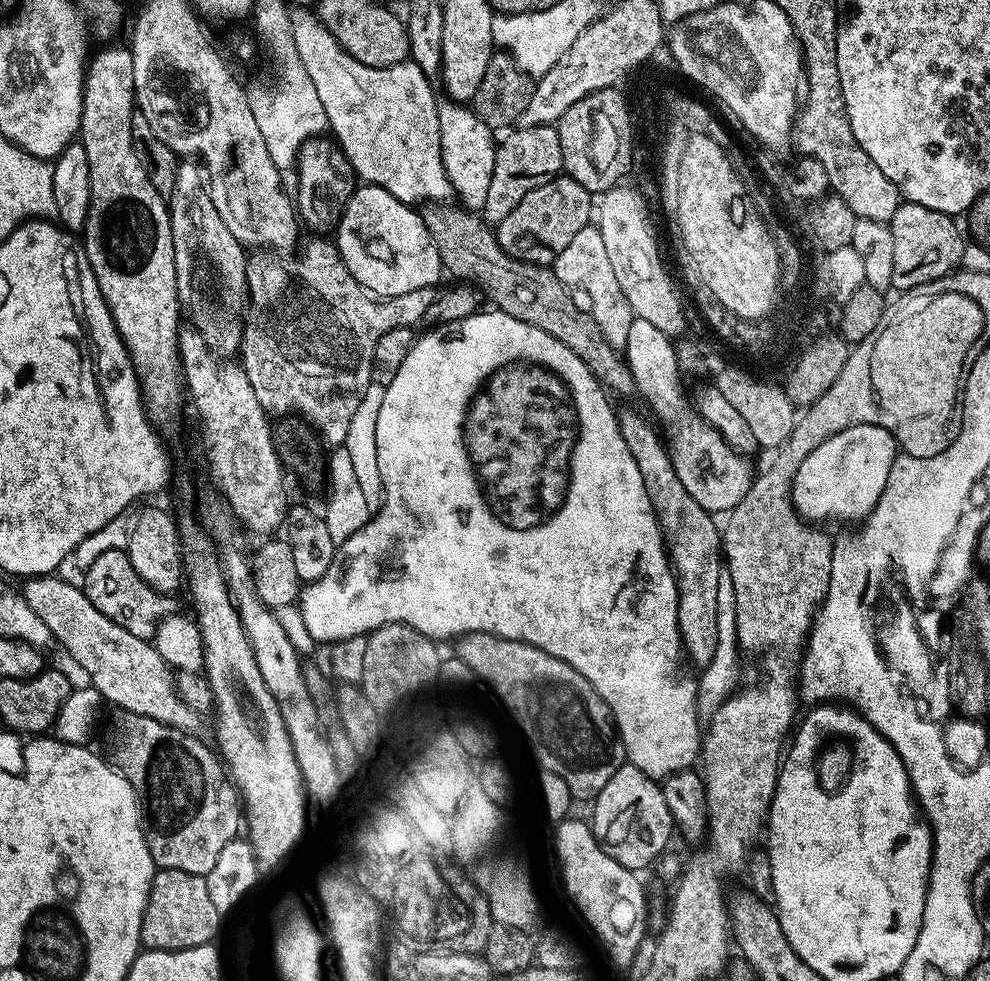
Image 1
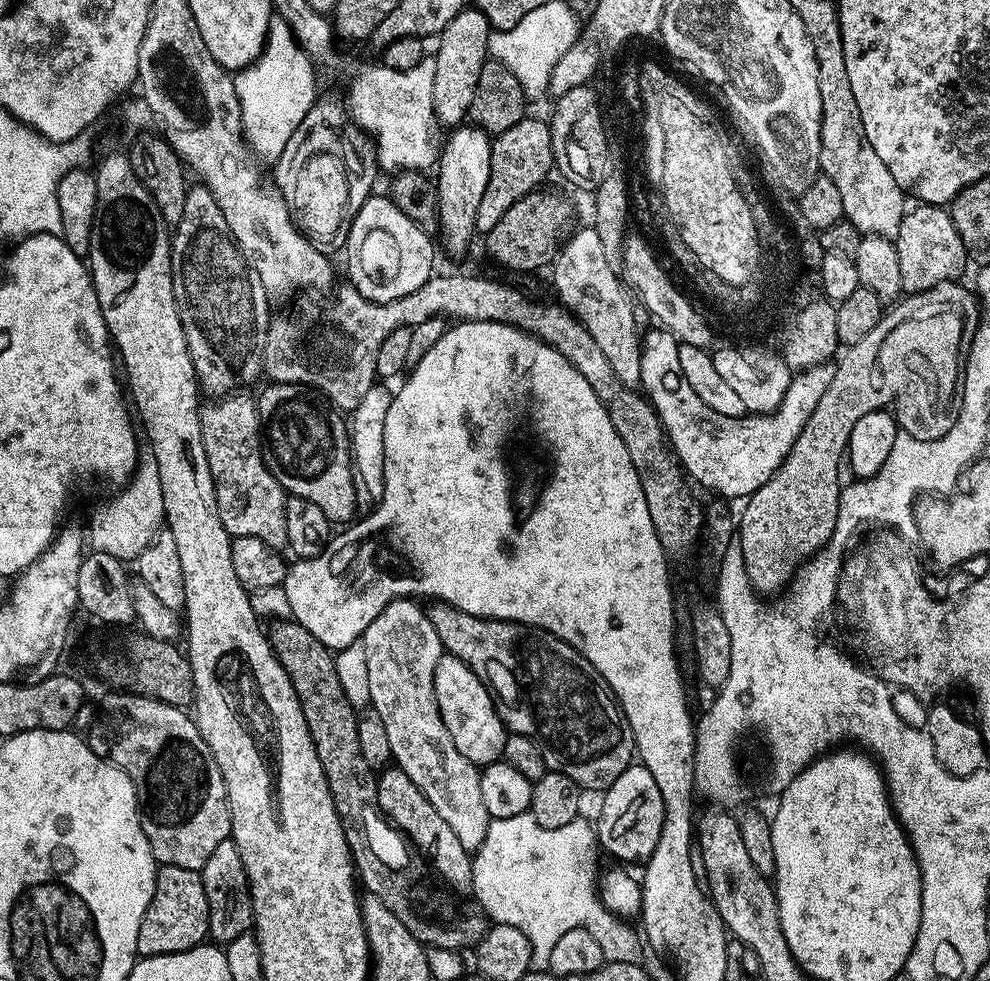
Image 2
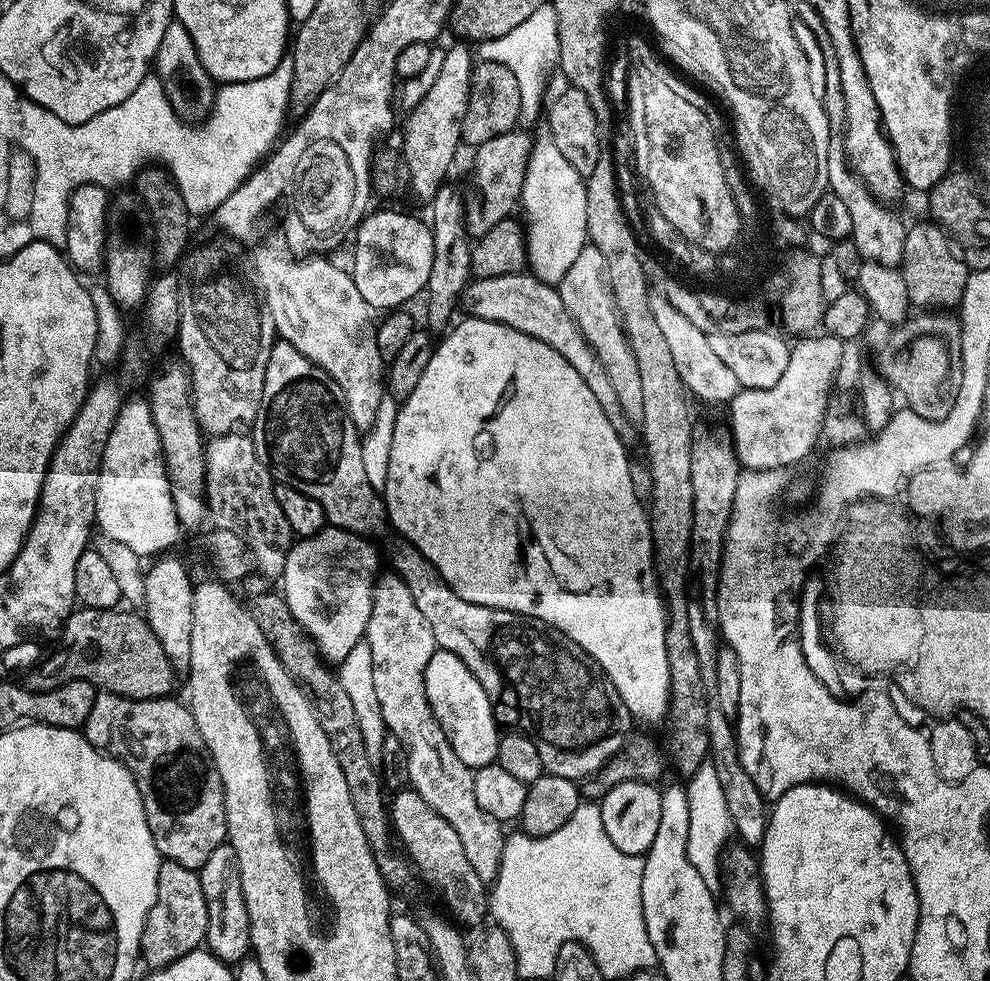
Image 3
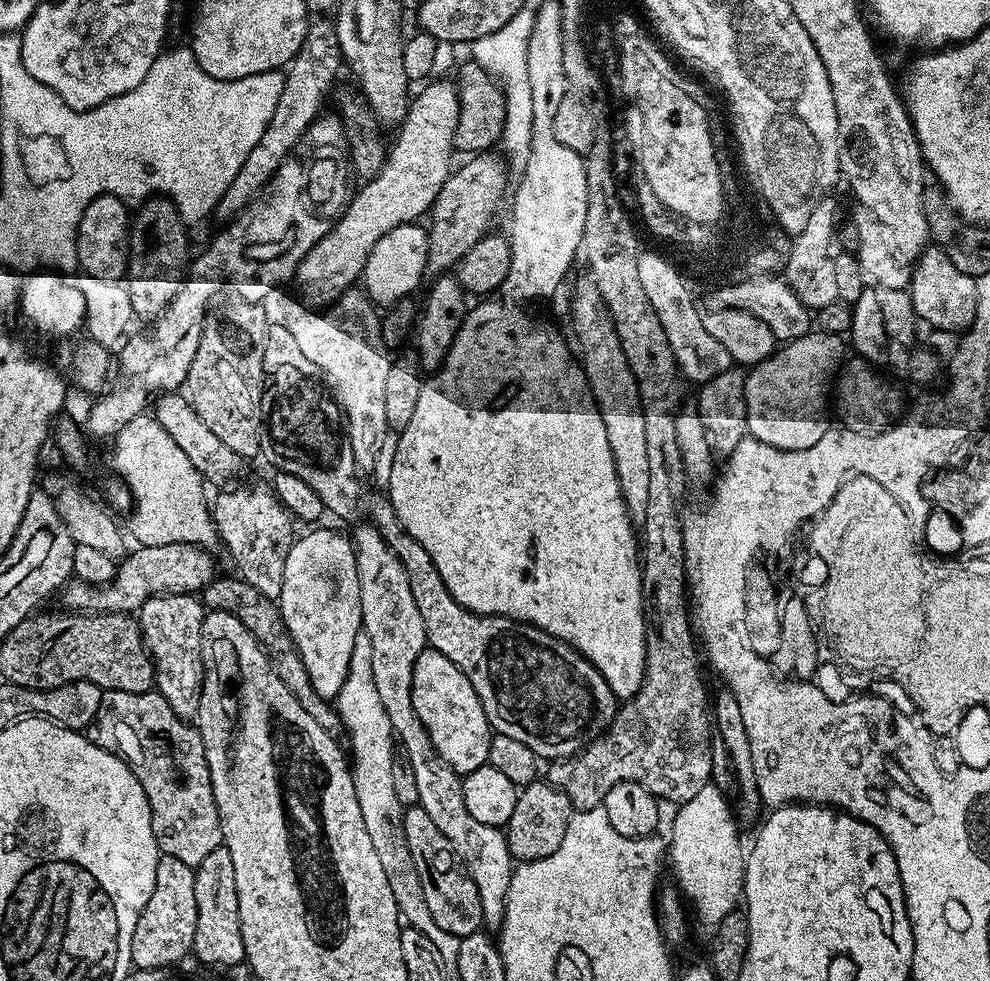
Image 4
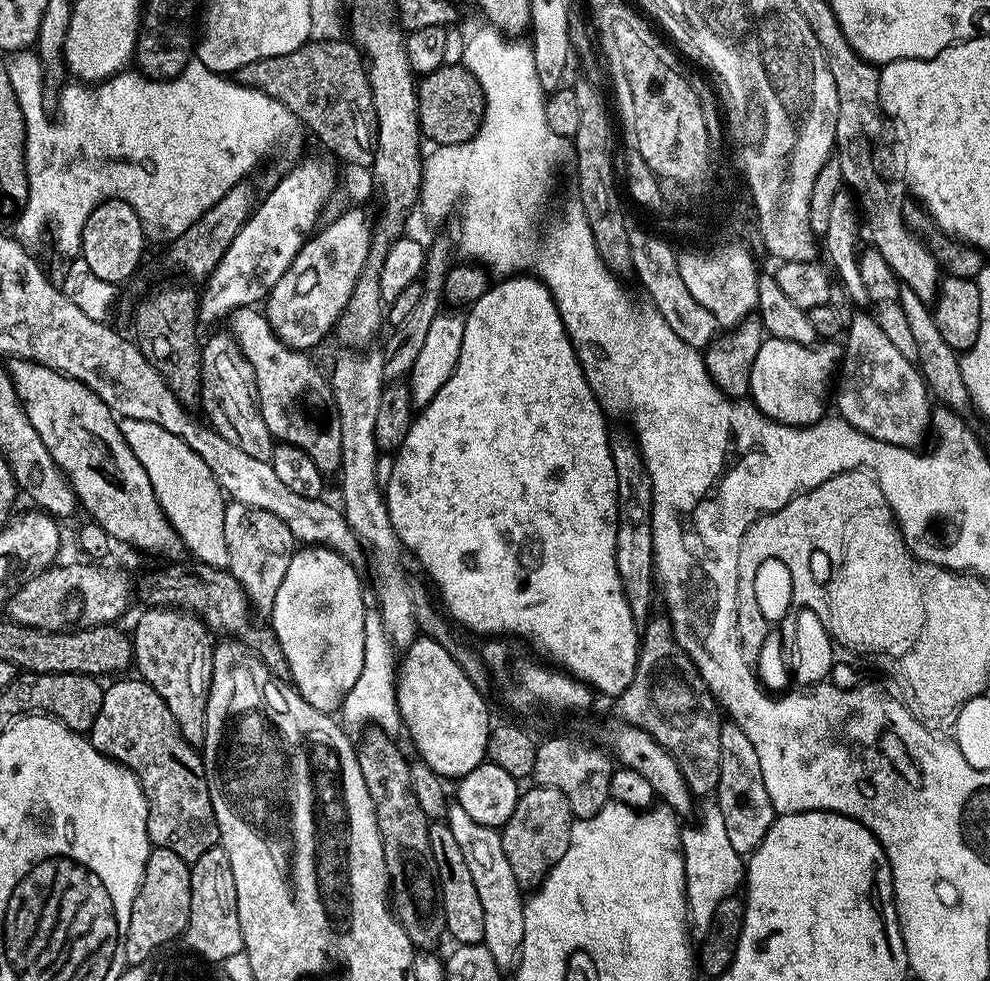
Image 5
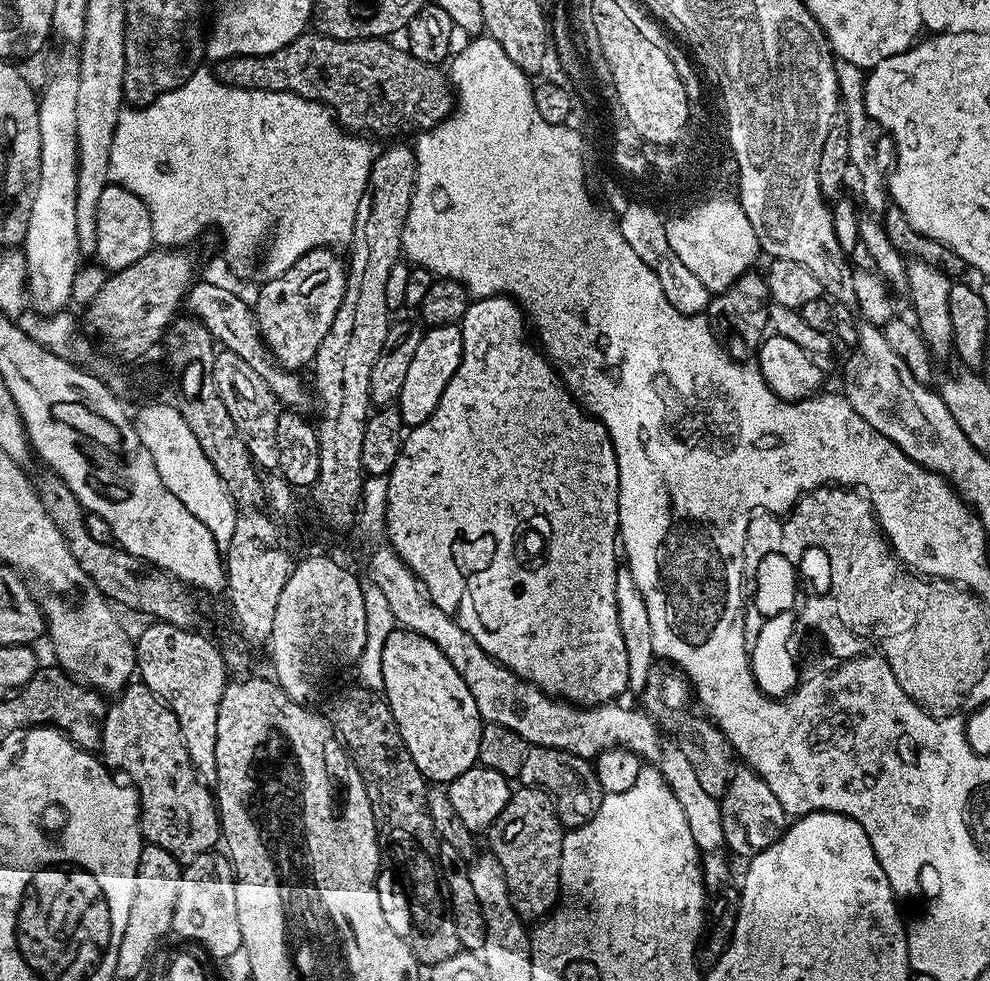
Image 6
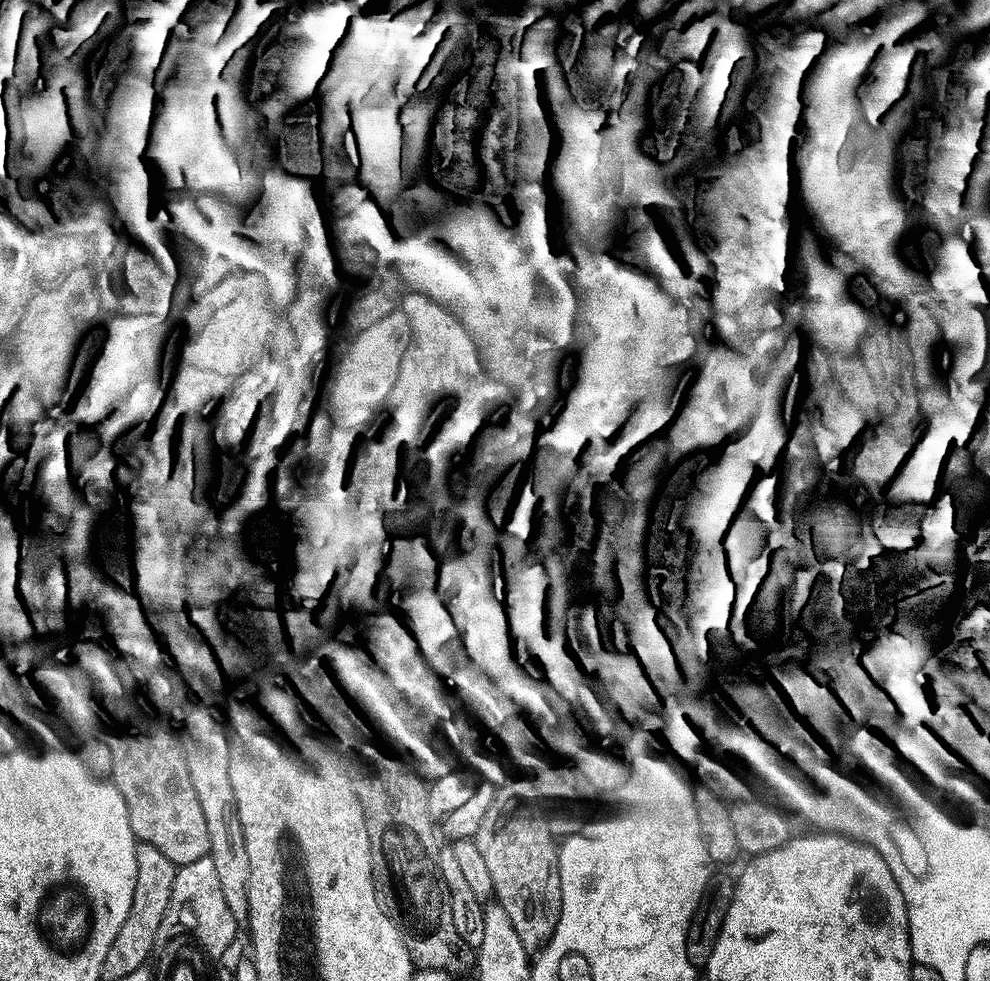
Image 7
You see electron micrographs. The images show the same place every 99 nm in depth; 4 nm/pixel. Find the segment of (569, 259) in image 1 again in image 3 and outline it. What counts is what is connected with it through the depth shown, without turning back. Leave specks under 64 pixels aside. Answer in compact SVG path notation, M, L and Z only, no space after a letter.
M592 243L584 245L582 254L578 254L570 270L562 274L558 287L566 310L570 310L570 318L578 322L582 338L586 338L594 354L598 354L598 362L602 362L602 367L614 386L618 406L622 406L622 410L633 422L639 422L642 418L642 378L638 371L638 361L634 358L634 350L630 350L630 342L624 333L614 294L608 285L606 262L602 262L601 252Z

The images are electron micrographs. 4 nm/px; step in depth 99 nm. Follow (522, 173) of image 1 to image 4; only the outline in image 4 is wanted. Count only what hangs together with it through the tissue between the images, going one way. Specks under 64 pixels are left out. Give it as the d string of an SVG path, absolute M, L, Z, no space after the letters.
M484 152L473 160L448 173L438 198L434 198L430 209L432 225L427 225L428 265L427 271L432 274L448 274L455 269L461 258L489 231L492 219L504 200L504 191L508 188L509 165L503 155L495 156Z

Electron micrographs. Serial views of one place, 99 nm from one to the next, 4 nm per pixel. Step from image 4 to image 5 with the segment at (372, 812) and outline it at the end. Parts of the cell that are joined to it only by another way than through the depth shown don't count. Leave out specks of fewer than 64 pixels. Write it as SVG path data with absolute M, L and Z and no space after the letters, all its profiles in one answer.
M368 610L365 614L365 658L363 659L362 672L358 677L358 682L350 689L350 694L346 694L344 705L341 706L338 713L339 719L349 729L375 726L383 728L389 734L401 731L400 711L396 705L398 666L394 661L394 656L392 660L392 655L394 655L394 649L391 641L386 638L386 630L382 626L380 613Z

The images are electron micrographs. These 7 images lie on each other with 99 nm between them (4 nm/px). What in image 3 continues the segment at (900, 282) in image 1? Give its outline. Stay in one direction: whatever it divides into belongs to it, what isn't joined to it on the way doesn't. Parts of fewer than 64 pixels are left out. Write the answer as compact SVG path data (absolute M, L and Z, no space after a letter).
M933 222L908 228L906 246L902 246L902 262L898 267L902 278L906 278L906 294L910 294L912 308L916 310L955 309L970 275L952 240Z

